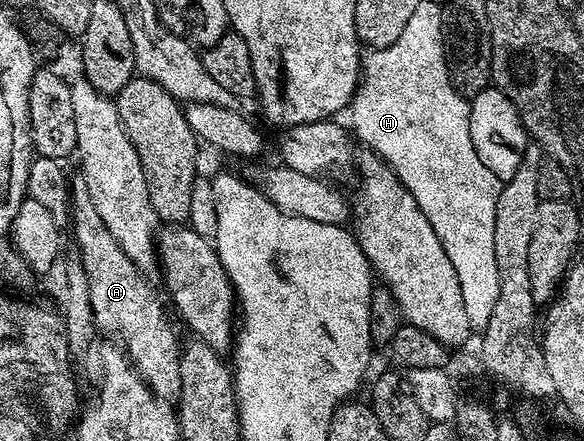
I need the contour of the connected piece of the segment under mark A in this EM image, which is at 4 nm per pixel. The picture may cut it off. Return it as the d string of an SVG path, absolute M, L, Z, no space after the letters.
M81 178L69 185L70 224L74 228L74 240L78 243L77 259L86 271L86 288L90 291L90 311L95 325L115 332L122 339L124 349L133 369L142 381L154 391L159 400L173 401L180 390L180 339L174 333L154 288L147 277L120 250L120 242L108 234L108 226L100 218L92 198L88 198L88 186Z

